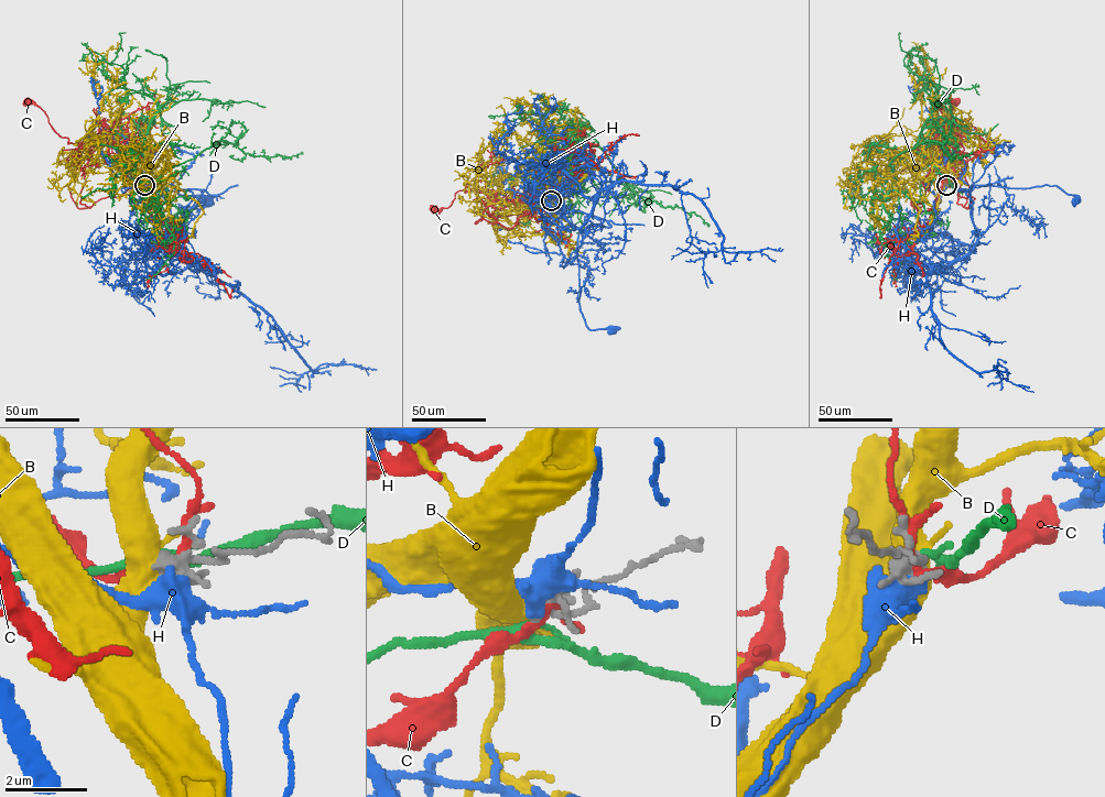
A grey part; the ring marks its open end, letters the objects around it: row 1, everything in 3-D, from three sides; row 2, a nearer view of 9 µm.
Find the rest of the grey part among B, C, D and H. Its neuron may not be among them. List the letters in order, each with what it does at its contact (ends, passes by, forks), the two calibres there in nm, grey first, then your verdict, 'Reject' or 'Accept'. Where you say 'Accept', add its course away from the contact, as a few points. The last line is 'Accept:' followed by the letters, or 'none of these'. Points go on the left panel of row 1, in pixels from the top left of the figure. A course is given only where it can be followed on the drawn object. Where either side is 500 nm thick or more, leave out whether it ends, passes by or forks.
B: It forks there. Thickness 320 nm (grey) against 440 nm. Reject
C: It forks there. Thickness 320 nm (grey) against 160 nm. Reject
D: It passes by. Thickness 320 nm (grey) against 180 nm. Reject
H: It passes by. Thickness 320 nm (grey) against 480 nm. Reject
Accept: none of these

